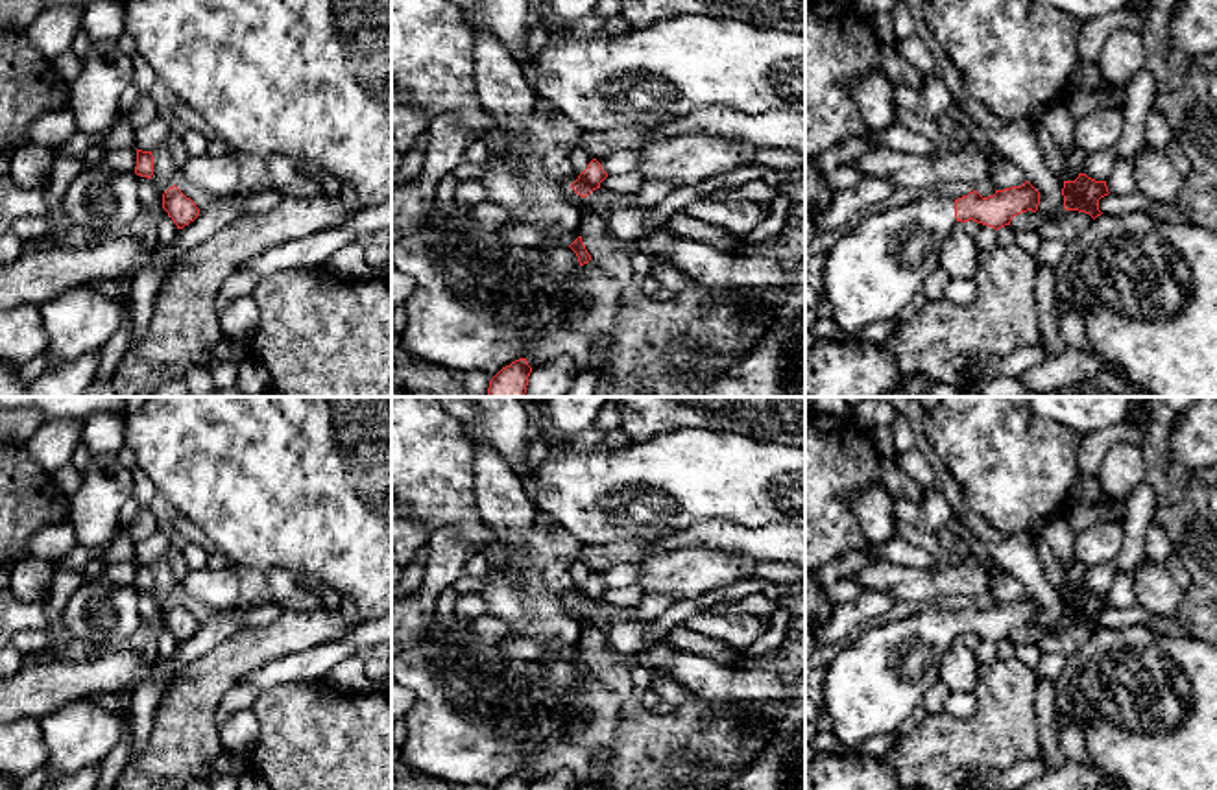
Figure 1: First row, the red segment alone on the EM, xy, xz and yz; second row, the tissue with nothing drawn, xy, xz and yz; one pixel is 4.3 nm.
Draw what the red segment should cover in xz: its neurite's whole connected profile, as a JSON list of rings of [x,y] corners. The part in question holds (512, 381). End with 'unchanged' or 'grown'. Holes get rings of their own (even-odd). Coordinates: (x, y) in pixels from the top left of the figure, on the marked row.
[[[526,358],[512,362],[489,380],[488,397],[524,397],[530,373]]] | unchanged

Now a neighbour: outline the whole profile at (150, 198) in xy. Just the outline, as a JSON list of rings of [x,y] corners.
[[[137,175],[139,199],[140,205],[150,212],[151,221],[142,234],[144,247],[151,249],[159,244],[157,240],[157,223],[163,210],[163,194],[155,188],[153,181],[142,175]]]

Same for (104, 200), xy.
[[[85,166],[65,192],[63,209],[74,225],[120,236],[142,209],[137,174]]]

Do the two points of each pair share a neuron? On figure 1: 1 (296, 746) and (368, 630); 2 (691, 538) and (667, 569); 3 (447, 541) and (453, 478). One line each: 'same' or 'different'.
1: different
2: different
3: different

